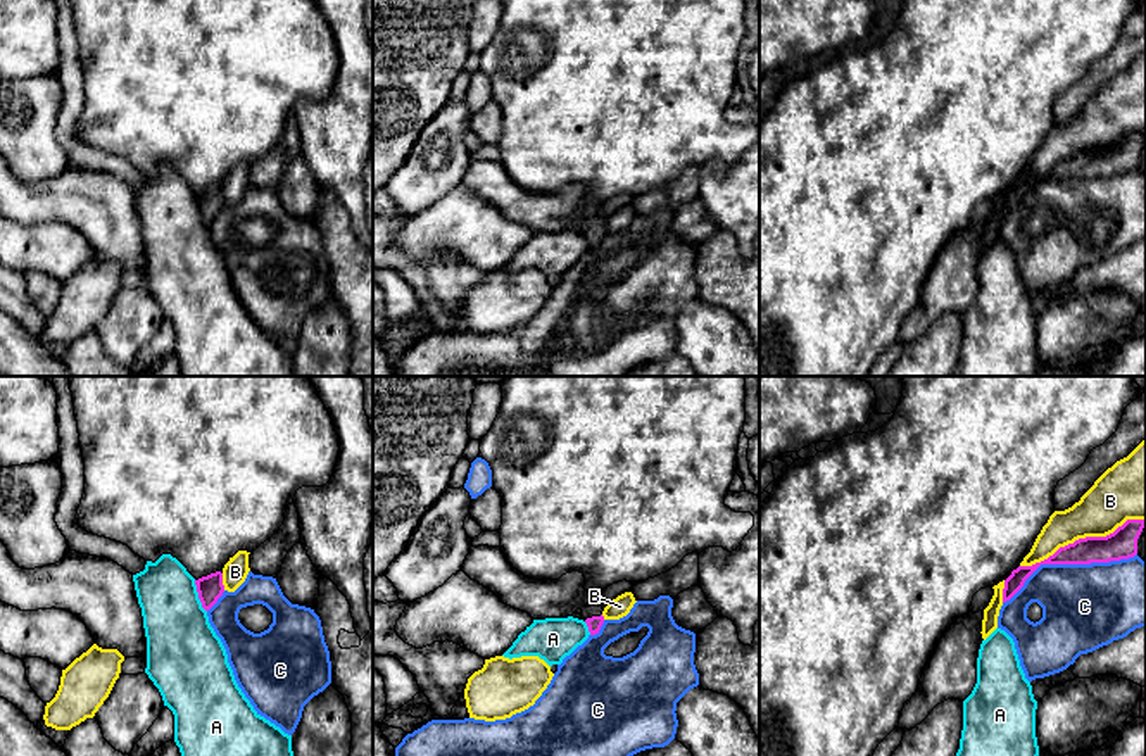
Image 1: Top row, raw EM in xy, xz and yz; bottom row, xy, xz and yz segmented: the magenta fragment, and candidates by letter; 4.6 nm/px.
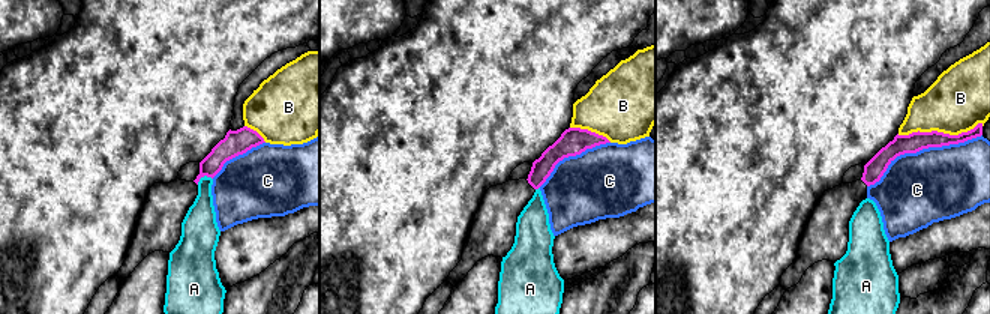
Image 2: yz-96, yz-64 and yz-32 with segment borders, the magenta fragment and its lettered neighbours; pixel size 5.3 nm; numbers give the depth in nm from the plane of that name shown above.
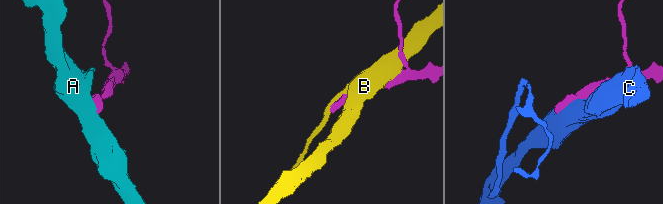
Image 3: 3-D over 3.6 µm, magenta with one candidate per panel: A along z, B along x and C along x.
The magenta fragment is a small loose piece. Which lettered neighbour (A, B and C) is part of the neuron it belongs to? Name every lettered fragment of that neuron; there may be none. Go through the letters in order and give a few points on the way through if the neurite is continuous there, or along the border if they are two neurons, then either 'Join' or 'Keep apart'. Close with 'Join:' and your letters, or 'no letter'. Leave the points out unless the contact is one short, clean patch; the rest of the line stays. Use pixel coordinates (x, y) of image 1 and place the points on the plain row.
A: Boundary: xy (194, 194), (197, 211), (206, 225). Keep apart
B: Keep apart
C: Keep apart
Join: no letter

